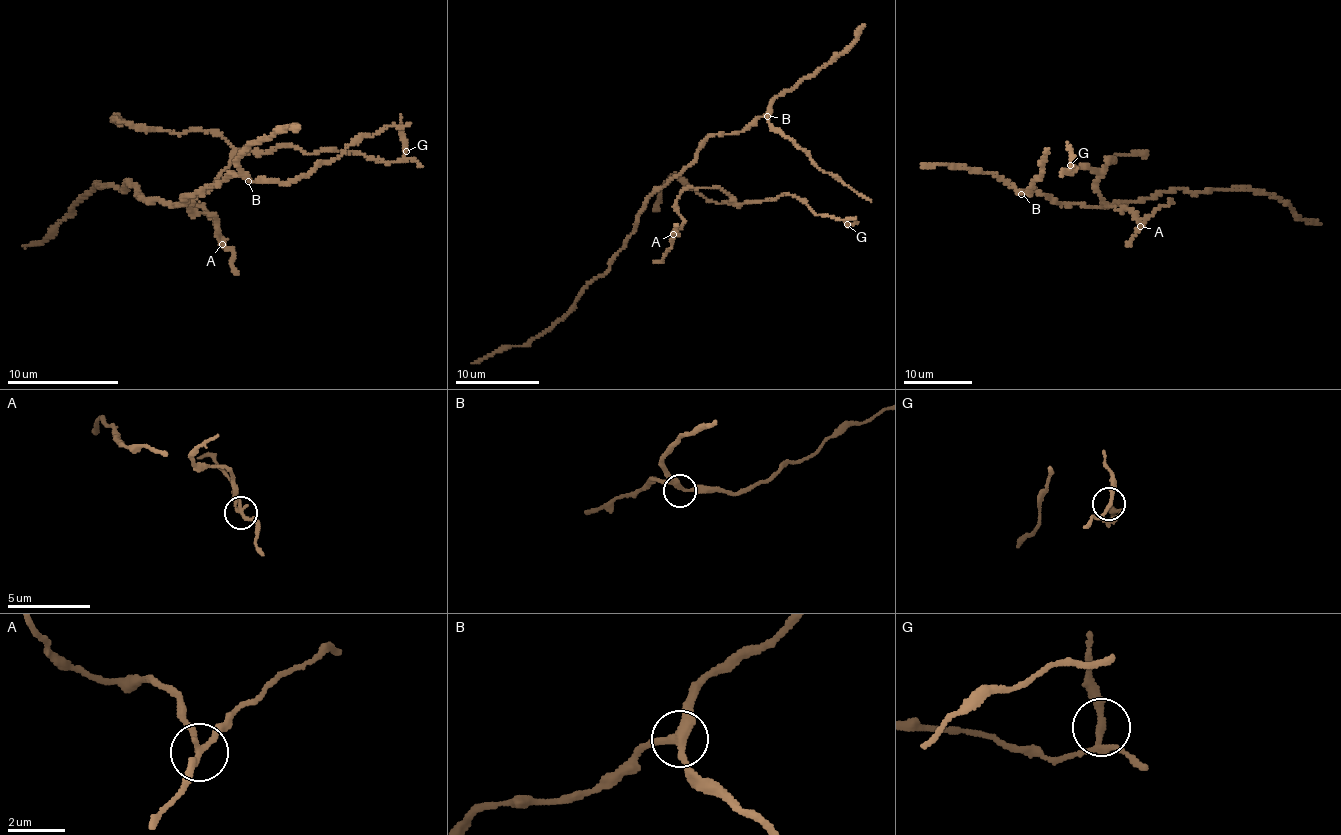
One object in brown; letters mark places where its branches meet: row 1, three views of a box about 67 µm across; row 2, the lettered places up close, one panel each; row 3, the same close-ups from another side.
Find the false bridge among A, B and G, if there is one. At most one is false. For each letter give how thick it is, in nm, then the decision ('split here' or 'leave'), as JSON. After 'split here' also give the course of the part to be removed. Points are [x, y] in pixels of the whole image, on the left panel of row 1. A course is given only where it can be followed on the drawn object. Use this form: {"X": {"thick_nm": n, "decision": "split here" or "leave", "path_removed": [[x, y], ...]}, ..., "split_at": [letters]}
{"A": {"thick_nm": 180, "decision": "split here", "path_removed": [[223, 245], [213, 219], [202, 207], [192, 207]]}, "B": {"thick_nm": 300, "decision": "leave"}, "G": {"thick_nm": 180, "decision": "leave"}, "split_at": ["A"]}

